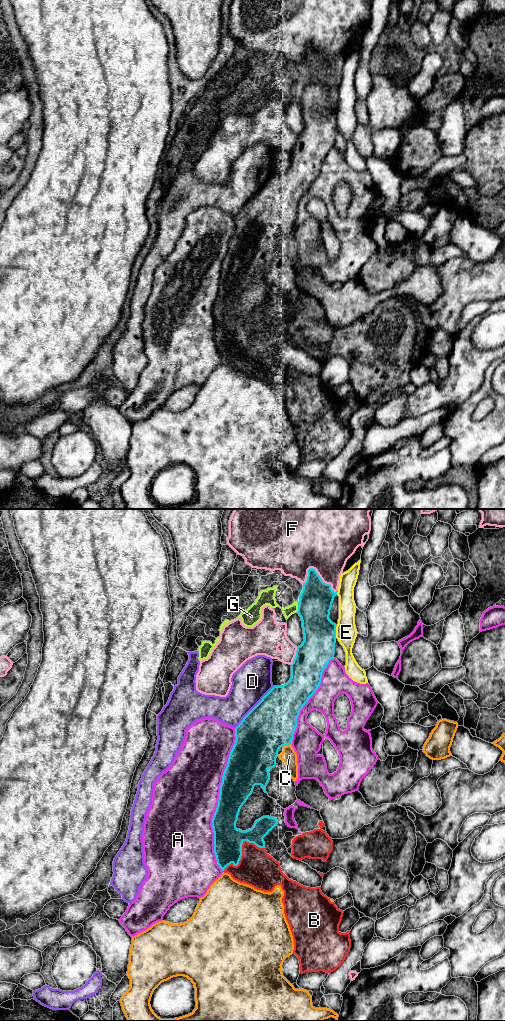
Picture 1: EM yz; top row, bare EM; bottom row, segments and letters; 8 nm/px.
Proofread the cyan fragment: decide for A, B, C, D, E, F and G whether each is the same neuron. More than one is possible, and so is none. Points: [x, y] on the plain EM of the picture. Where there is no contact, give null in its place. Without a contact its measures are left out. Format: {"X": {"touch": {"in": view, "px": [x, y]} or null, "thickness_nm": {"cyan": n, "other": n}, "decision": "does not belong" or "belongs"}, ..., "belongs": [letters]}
{"A": {"touch": {"in": "yz", "px": [218, 288]}, "thickness_nm": {"cyan": 280, "other": 500}, "decision": "does not belong"}, "B": {"touch": {"in": "yz", "px": [241, 338]}, "thickness_nm": {"cyan": 240, "other": 300}, "decision": "belongs"}, "C": {"touch": {"in": "yz", "px": [286, 233]}, "thickness_nm": {"cyan": 380, "other": 120}, "decision": "does not belong"}, "D": {"touch": {"in": "yz", "px": [254, 195]}, "thickness_nm": {"cyan": 380, "other": 300}, "decision": "does not belong"}, "E": {"touch": {"in": "yz", "px": [335, 119]}, "thickness_nm": {"cyan": 280, "other": 170}, "decision": "does not belong"}, "F": {"touch": {"in": "yz", "px": [321, 68]}, "thickness_nm": {"cyan": 280, "other": 360}, "decision": "does not belong"}, "G": {"touch": {"in": "yz", "px": [298, 96]}, "thickness_nm": {"cyan": 280, "other": 100}, "decision": "does not belong"}, "belongs": ["B"]}

